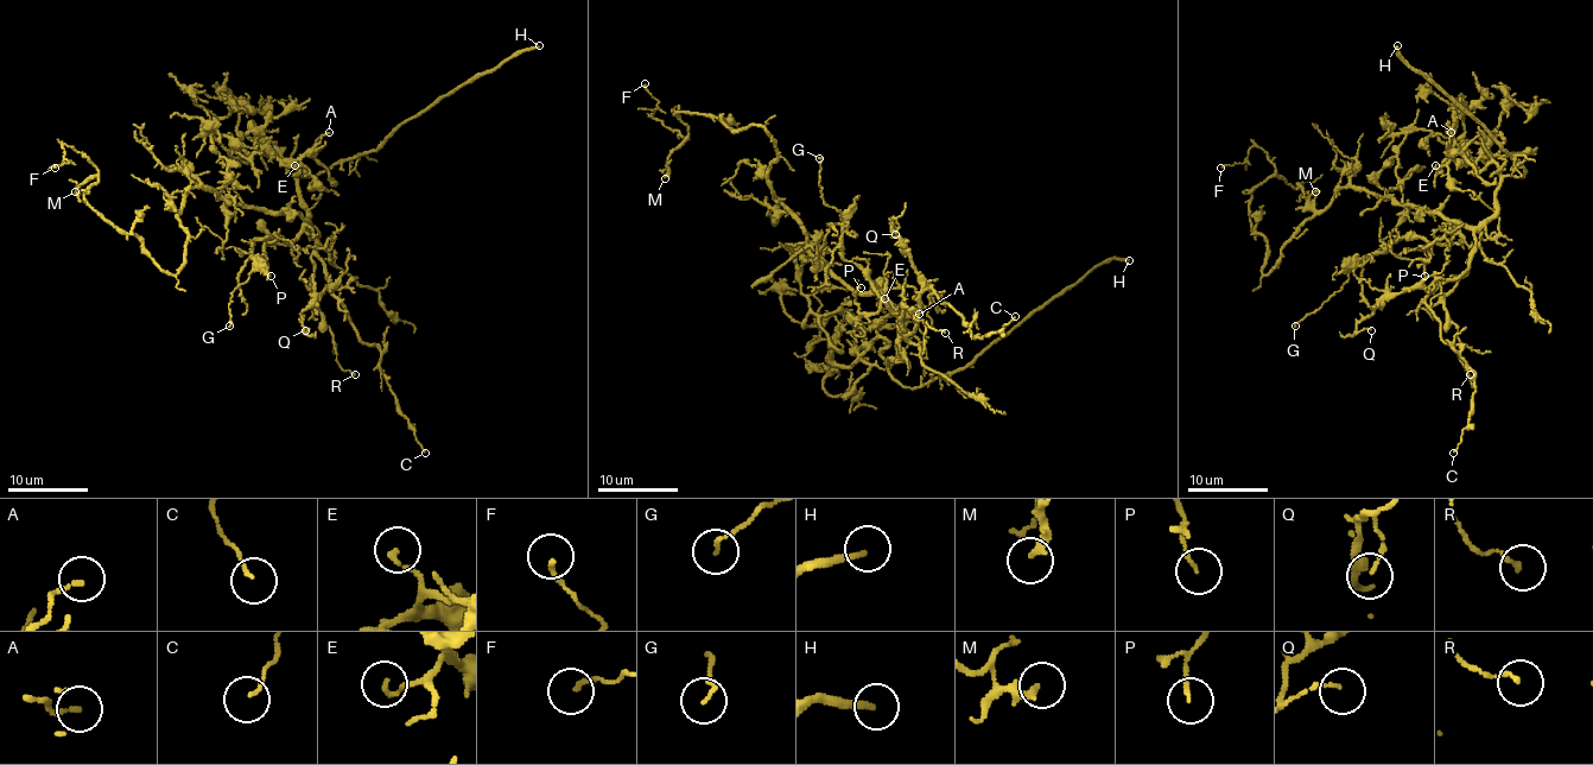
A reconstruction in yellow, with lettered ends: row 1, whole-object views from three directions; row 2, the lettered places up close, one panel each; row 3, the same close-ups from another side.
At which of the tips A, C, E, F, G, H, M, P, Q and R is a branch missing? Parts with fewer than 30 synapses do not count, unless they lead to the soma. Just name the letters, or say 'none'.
H

